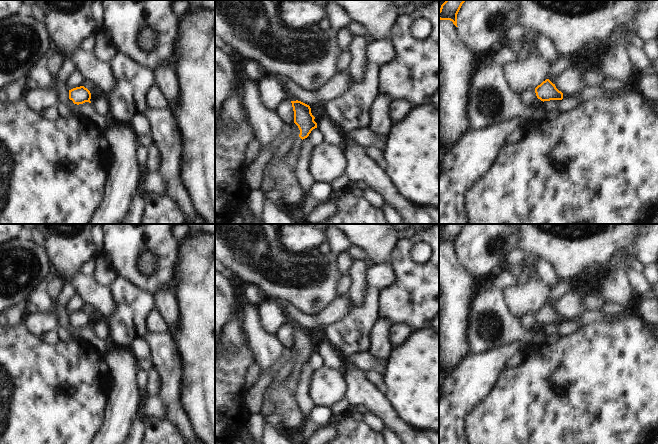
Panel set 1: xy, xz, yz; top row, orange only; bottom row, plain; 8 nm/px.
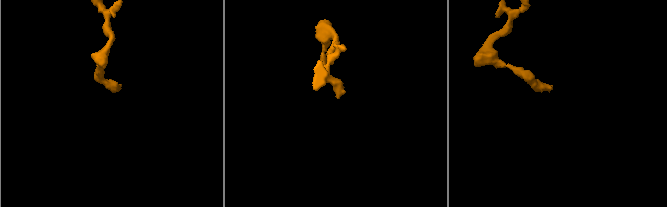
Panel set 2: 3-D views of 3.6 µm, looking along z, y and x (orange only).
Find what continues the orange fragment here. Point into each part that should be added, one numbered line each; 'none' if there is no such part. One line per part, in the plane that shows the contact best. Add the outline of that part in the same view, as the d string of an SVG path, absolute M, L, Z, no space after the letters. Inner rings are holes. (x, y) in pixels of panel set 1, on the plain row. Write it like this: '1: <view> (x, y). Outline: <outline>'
1: xz (296, 370). Outline: M297 350L297 358L296 358L294 365L293 365L293 368L288 376L289 378L294 377L296 379L299 379L301 369L302 369L302 363L299 361L299 358L300 358L300 354Z

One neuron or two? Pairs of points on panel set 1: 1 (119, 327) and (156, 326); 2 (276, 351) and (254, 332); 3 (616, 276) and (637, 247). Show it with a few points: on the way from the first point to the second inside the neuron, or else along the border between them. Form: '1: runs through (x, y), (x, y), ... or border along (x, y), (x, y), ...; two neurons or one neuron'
1: border along (156, 307), (149, 316), (148, 331); two neurons
2: runs through (271, 349), (259, 337); one neuron
3: border along (629, 259), (622, 258), (616, 260), (606, 267); two neurons

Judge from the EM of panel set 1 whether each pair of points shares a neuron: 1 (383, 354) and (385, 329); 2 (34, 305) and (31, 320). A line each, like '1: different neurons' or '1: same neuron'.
1: same neuron
2: different neurons

